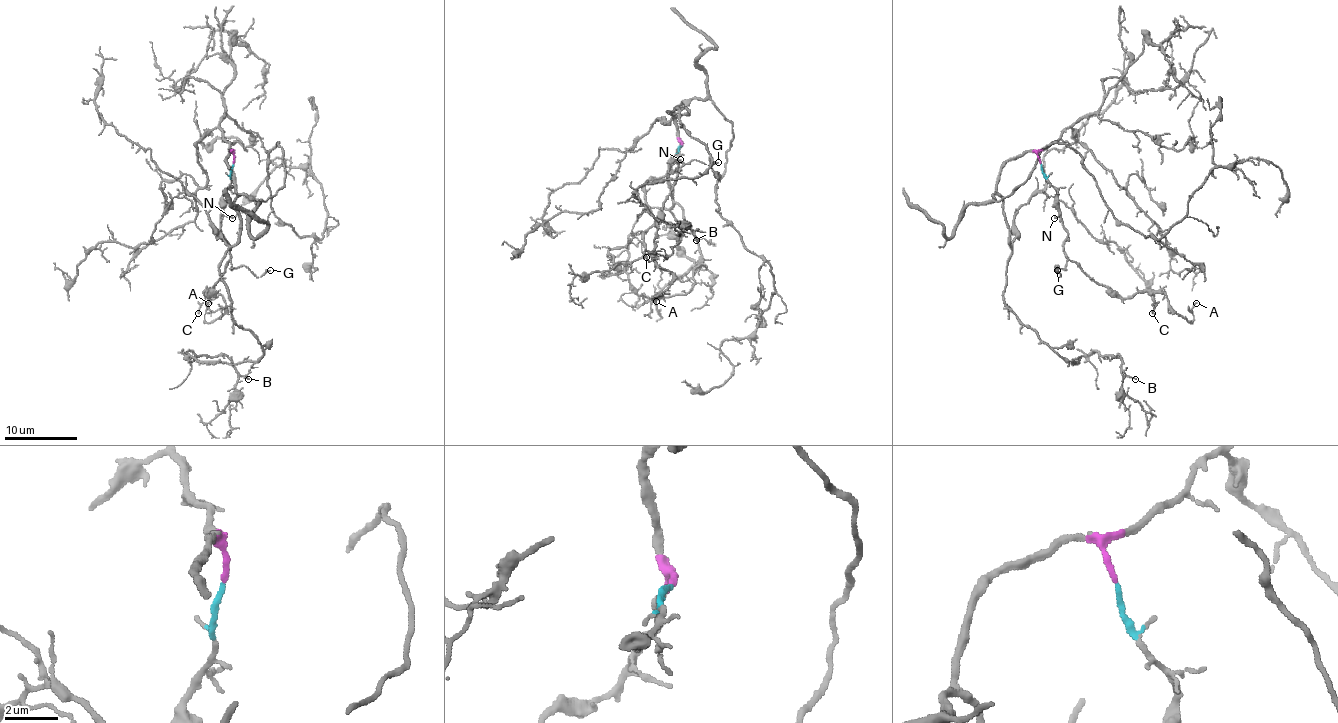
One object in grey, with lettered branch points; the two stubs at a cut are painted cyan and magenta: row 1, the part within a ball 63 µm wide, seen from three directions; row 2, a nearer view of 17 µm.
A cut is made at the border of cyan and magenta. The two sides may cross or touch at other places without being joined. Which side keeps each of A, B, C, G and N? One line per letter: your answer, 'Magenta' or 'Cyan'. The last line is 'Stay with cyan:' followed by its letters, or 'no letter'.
A: Cyan
B: Magenta
C: Cyan
G: Cyan
N: Cyan
Stay with cyan: A, C, G, N

